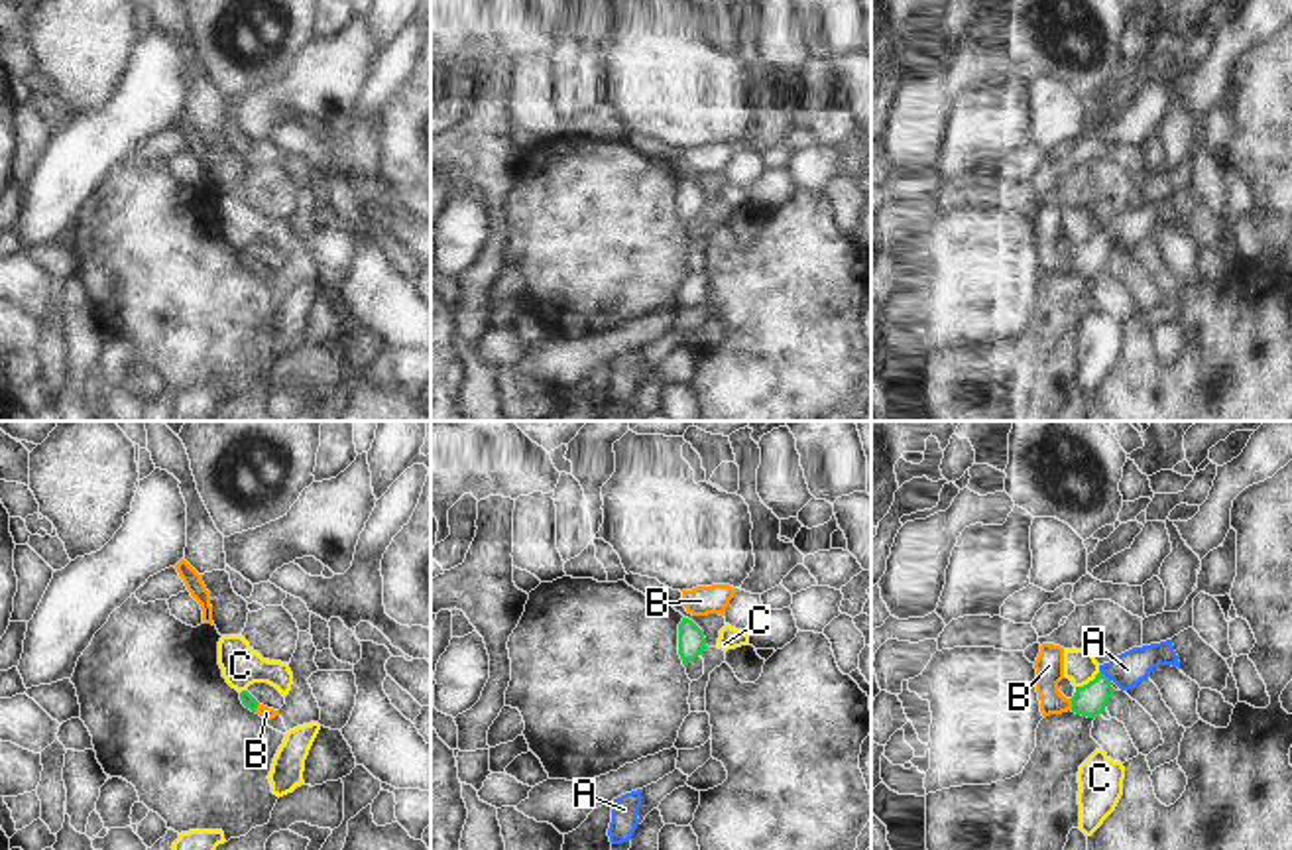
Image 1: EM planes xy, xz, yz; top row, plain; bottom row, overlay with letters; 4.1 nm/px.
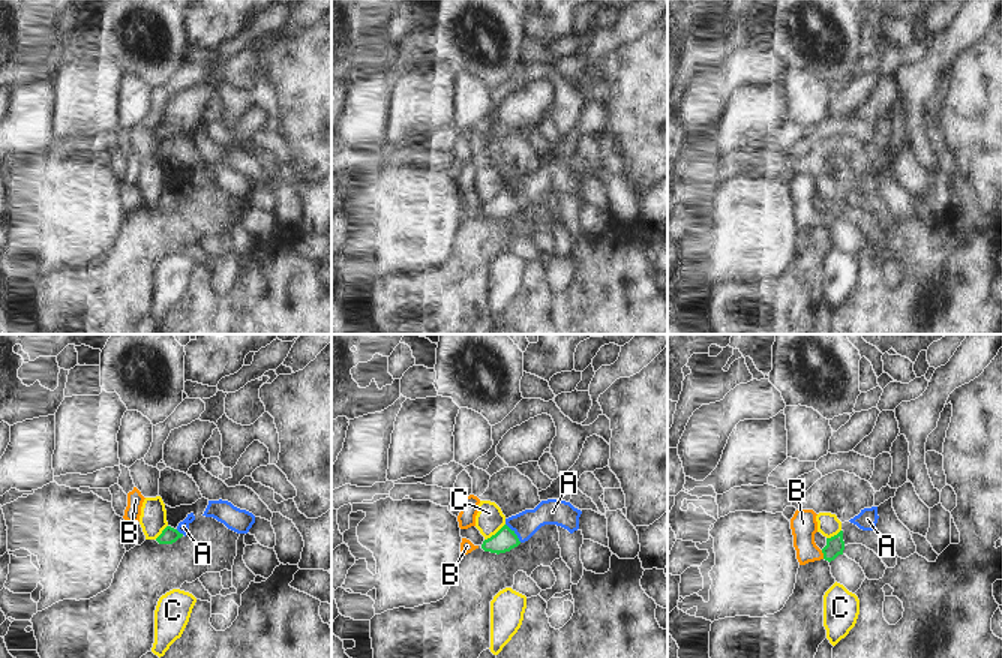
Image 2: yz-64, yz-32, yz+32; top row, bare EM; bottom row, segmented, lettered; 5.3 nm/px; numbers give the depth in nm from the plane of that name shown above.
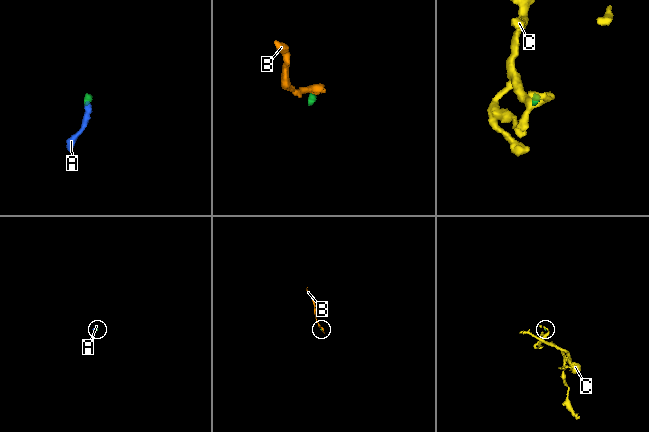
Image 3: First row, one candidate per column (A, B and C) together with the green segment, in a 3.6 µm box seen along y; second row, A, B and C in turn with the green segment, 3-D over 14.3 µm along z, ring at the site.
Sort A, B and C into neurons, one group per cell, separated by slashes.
A B / C

